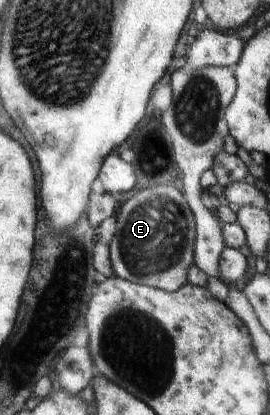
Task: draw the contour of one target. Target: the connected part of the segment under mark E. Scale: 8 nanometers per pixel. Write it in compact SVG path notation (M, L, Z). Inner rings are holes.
M156 184L152 188L138 190L124 205L118 206L116 231L110 240L112 270L124 280L172 292L187 283L188 267L193 263L194 243L195 216L183 192L172 184Z

